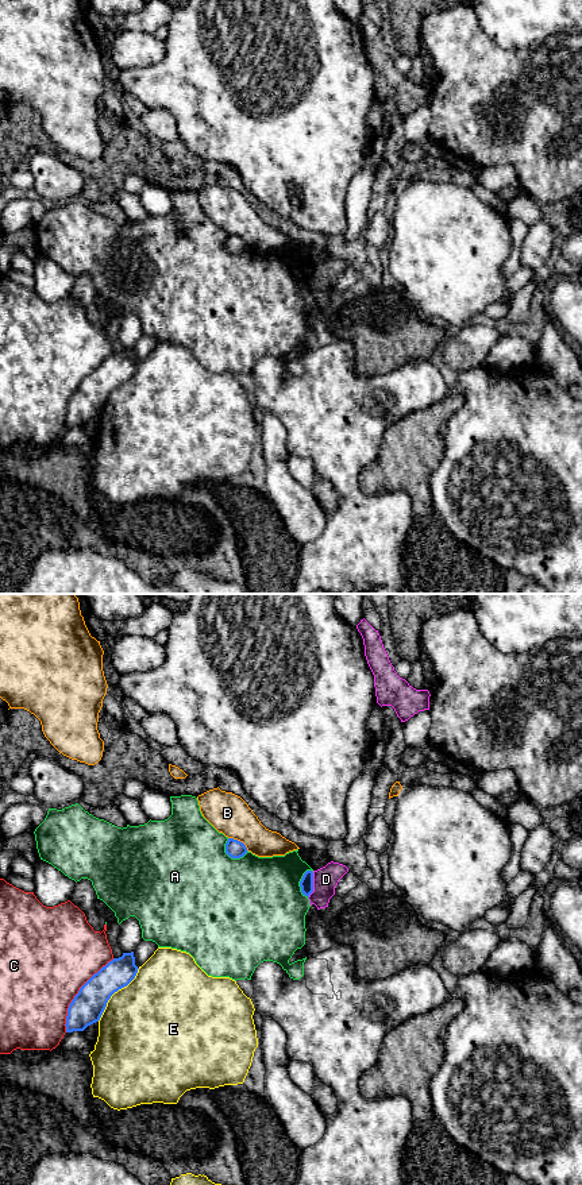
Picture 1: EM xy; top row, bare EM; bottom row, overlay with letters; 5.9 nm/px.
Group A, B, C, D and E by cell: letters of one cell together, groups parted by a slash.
A / B / C / D / E

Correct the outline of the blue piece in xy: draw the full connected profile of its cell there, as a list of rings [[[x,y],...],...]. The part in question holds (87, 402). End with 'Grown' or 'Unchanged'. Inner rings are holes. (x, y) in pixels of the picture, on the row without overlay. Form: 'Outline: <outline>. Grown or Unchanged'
Outline: [[[134,347],[123,348],[95,368],[78,386],[68,404],[66,428],[84,426],[100,416],[108,395],[136,371]]]. Unchanged

